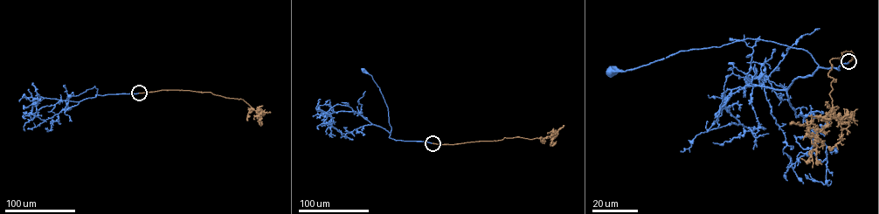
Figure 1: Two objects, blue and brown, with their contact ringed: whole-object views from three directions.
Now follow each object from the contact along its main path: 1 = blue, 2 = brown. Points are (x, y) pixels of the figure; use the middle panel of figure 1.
1: (432, 143), (389, 137), (391, 128), (386, 104), (372, 76), (363, 70)
2: (432, 143), (453, 144), (505, 137), (545, 138), (555, 134), (564, 125)

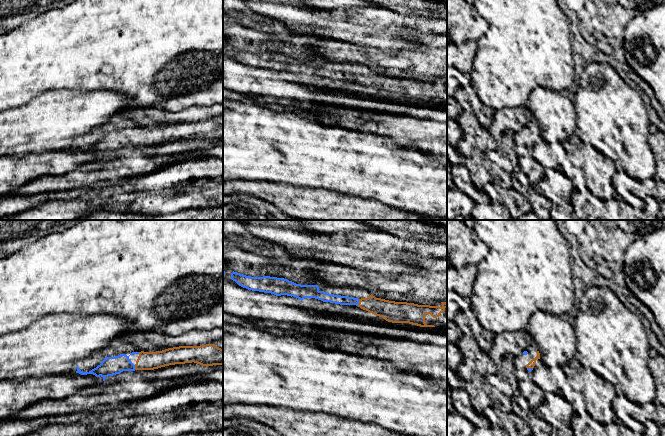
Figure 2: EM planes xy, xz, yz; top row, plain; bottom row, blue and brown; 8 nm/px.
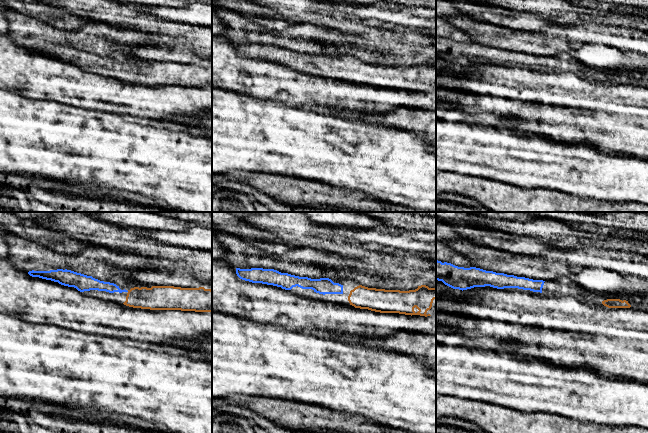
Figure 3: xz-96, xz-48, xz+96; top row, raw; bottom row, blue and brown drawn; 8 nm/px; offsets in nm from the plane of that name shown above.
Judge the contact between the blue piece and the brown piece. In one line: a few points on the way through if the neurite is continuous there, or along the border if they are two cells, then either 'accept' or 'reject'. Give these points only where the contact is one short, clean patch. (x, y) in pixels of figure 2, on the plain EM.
across xz (337, 75), (358, 78), (372, 80), (388, 86) | accept

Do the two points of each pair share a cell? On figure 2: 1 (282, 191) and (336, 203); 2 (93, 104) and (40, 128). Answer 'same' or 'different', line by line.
1: same
2: same

